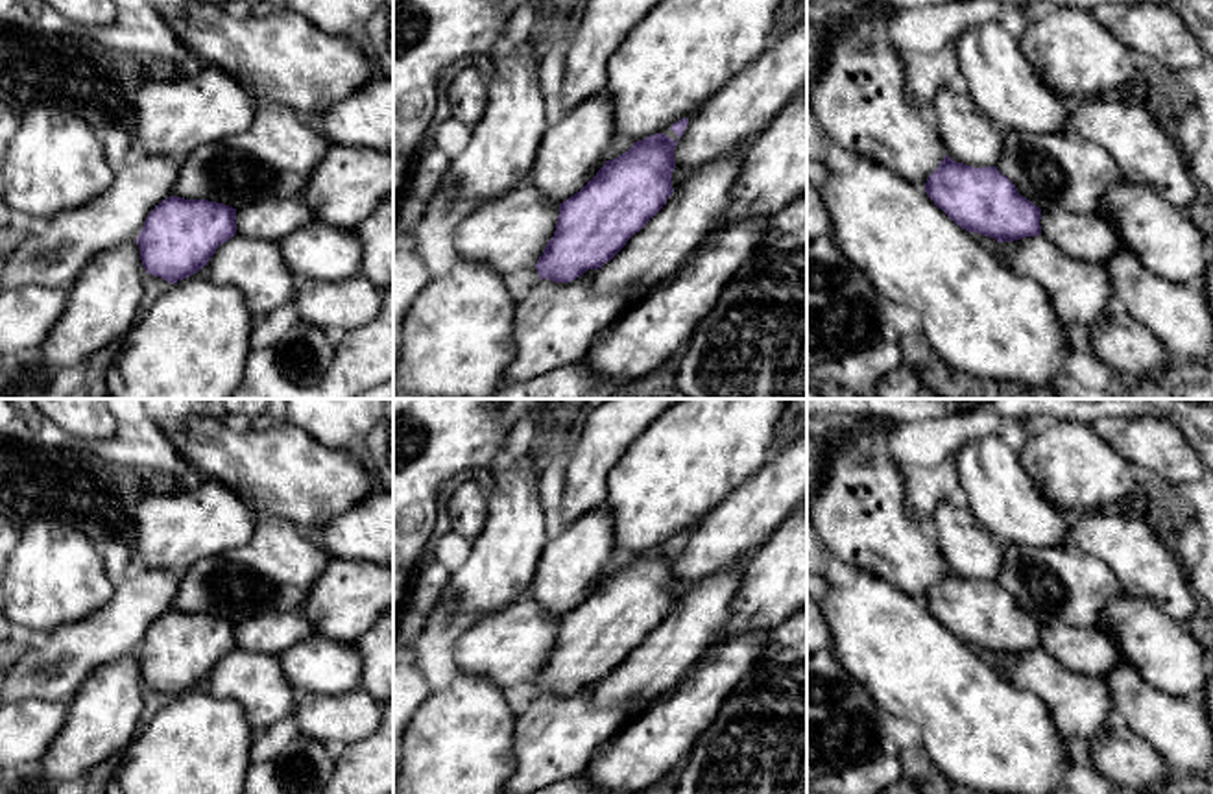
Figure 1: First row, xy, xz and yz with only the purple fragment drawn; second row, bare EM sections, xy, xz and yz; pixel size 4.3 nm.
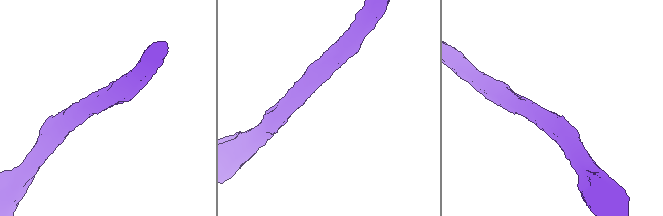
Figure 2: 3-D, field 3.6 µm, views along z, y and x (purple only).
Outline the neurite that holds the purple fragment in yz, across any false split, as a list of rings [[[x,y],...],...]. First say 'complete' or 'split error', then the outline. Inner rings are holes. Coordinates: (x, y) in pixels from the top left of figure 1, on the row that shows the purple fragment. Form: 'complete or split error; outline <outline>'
complete; outline [[[945,155],[923,188],[938,209],[969,233],[997,242],[1041,235],[1041,209],[1023,198],[997,166],[973,168]]]

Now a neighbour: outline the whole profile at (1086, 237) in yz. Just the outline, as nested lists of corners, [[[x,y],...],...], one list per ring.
[[[1060,207],[1041,209],[1041,235],[1069,257],[1104,264],[1123,247],[1117,231],[1099,214],[1076,214]]]

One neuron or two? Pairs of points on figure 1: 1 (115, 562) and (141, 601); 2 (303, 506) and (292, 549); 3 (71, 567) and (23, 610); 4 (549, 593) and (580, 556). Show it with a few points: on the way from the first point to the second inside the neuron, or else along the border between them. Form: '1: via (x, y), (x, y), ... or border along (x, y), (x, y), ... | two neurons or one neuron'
1: border along (132, 567), (117, 586) | two neurons
2: border along (290, 521), (309, 534) | two neurons
3: via (60, 573), (34, 599) | one neuron
4: via (558, 584), (571, 565) | one neuron

